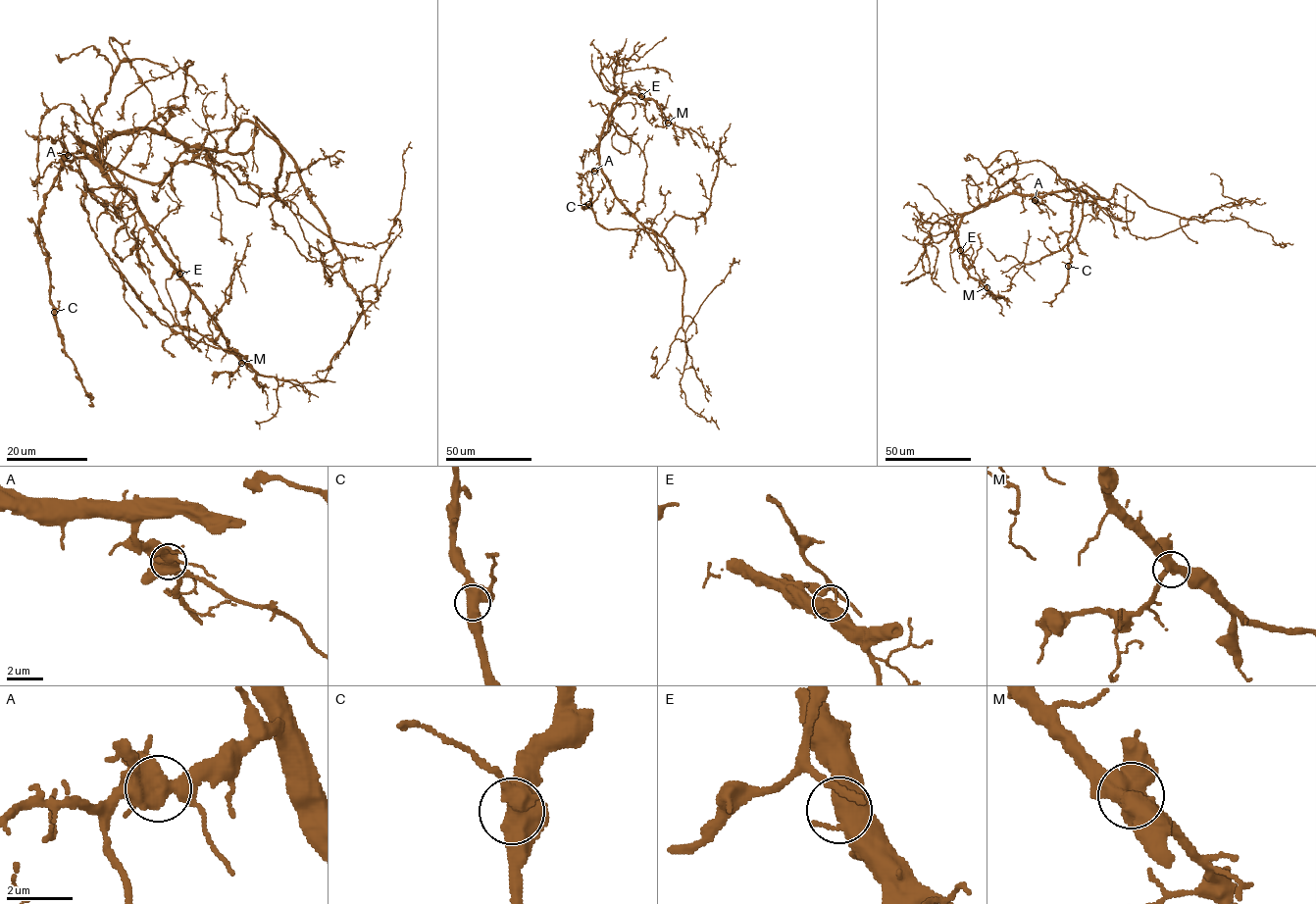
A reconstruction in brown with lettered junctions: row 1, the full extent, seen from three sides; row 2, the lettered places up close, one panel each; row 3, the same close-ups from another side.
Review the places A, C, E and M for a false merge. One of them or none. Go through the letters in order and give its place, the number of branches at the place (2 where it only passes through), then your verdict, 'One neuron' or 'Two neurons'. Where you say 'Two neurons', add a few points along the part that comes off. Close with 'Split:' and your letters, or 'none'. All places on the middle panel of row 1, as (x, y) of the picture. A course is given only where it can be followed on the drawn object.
A: Place: (594, 171). Branches: 8. One neuron
C: Place: (588, 204). Branches: 4. One neuron
E: Place: (641, 96). Branches: 5. One neuron
M: Place: (668, 123). Branches: 4. One neuron
Split: none

